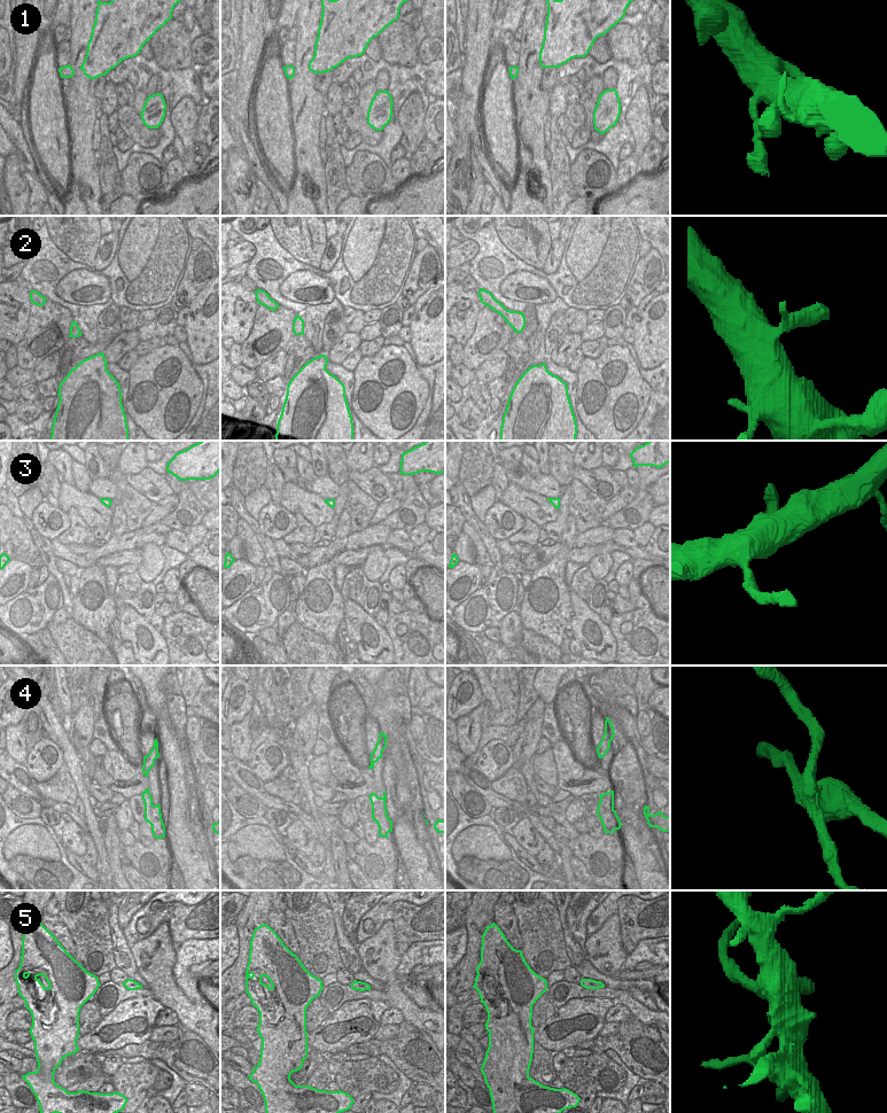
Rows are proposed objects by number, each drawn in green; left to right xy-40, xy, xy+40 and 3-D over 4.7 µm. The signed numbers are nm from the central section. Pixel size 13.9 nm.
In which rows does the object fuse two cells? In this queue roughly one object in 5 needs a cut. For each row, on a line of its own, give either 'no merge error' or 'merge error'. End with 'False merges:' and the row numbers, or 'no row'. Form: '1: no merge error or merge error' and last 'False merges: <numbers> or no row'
1: no merge error
2: no merge error
3: no merge error
4: merge error
5: no merge error
False merges: 4

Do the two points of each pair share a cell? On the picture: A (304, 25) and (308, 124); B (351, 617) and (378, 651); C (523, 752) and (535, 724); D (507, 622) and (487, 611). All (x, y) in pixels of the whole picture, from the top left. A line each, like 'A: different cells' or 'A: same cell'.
A: same cell
B: same cell
C: same cell
D: different cells

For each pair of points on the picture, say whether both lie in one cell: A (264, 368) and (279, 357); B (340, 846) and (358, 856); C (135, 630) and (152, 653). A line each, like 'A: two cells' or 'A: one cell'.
A: one cell
B: two cells
C: one cell

